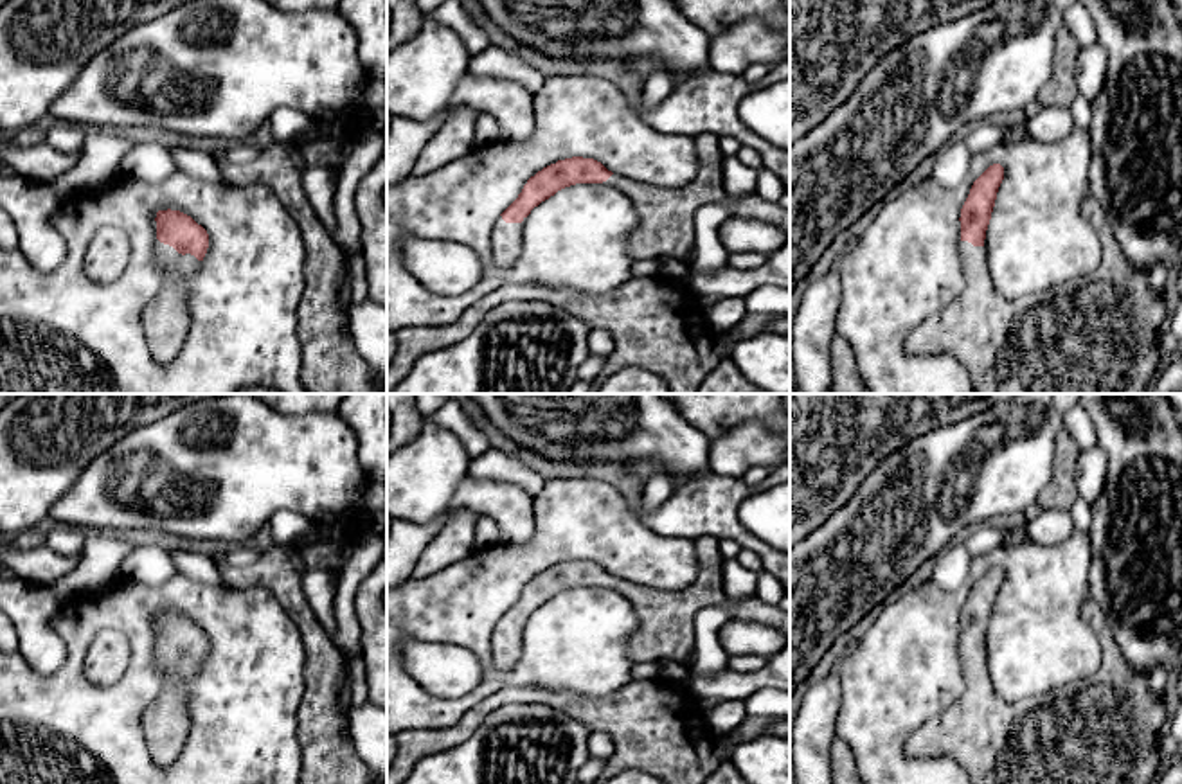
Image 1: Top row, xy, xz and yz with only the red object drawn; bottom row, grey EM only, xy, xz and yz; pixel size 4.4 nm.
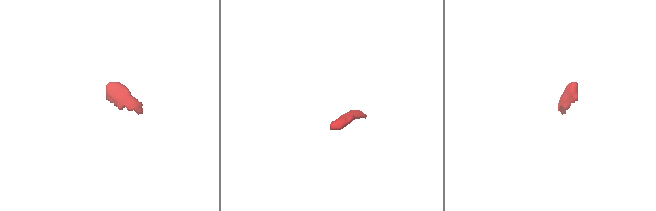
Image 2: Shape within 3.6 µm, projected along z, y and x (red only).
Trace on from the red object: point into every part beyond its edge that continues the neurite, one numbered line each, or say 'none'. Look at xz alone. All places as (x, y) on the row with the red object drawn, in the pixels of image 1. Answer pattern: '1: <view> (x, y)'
1: xz (664, 214)
2: xz (506, 238)

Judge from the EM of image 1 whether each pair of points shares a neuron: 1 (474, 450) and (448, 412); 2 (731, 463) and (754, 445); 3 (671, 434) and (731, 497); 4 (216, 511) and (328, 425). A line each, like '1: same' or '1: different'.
1: same
2: same
3: different
4: same

